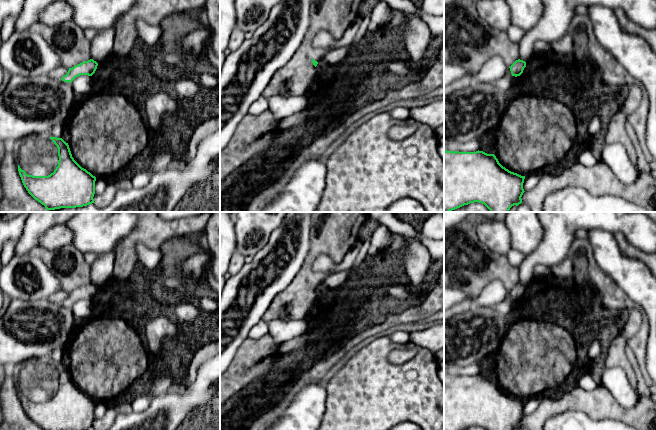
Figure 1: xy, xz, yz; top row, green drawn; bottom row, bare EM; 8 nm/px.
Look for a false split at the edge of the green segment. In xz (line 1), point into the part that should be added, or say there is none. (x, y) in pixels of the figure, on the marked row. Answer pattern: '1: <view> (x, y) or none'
1: none

